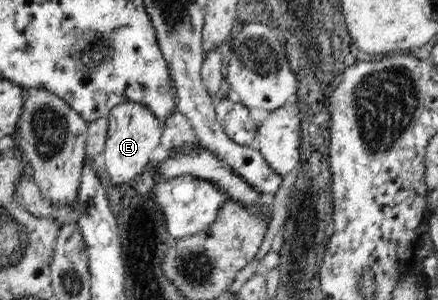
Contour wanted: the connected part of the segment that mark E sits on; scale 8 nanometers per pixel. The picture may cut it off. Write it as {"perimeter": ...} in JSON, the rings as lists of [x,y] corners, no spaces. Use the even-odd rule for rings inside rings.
{"perimeter":[[[120,104],[109,113],[109,129],[103,150],[105,173],[113,185],[123,185],[151,171],[151,155],[161,145],[162,124],[141,104]]]}

